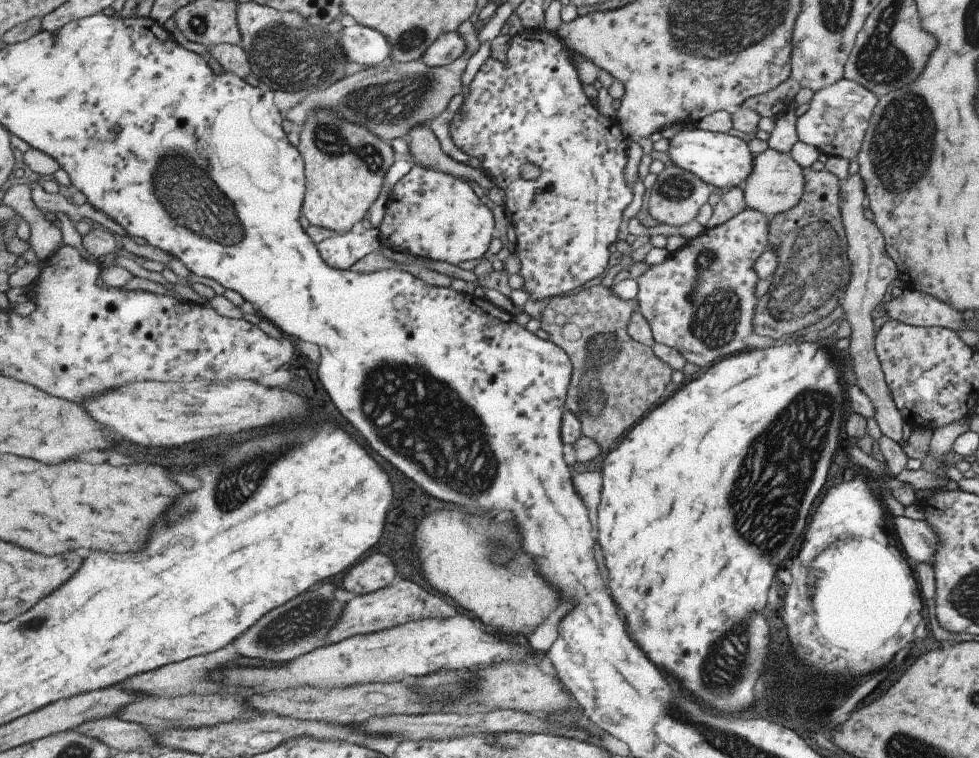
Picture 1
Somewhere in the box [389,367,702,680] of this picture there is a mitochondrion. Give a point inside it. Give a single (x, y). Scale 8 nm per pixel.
(502, 555)

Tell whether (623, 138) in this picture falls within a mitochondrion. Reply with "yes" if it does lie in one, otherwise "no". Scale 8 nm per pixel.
no

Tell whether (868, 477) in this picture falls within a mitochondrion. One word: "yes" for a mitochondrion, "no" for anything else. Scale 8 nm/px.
no

